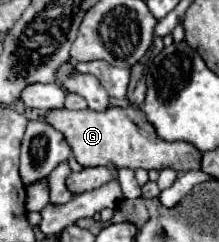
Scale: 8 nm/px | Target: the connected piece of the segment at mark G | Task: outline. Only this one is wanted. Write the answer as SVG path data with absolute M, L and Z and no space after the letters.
M128 106L128 108L108 108L104 112L94 112L94 110L50 110L44 120L48 120L48 124L52 124L52 128L56 128L58 132L64 134L68 146L72 148L74 158L78 160L78 164L82 164L84 168L88 166L106 166L106 168L144 168L144 170L162 170L162 168L174 168L178 172L186 172L186 170L198 170L200 168L200 158L202 154L188 142L166 142L160 140L152 128L152 124L148 124L140 114L136 114L136 108Z

